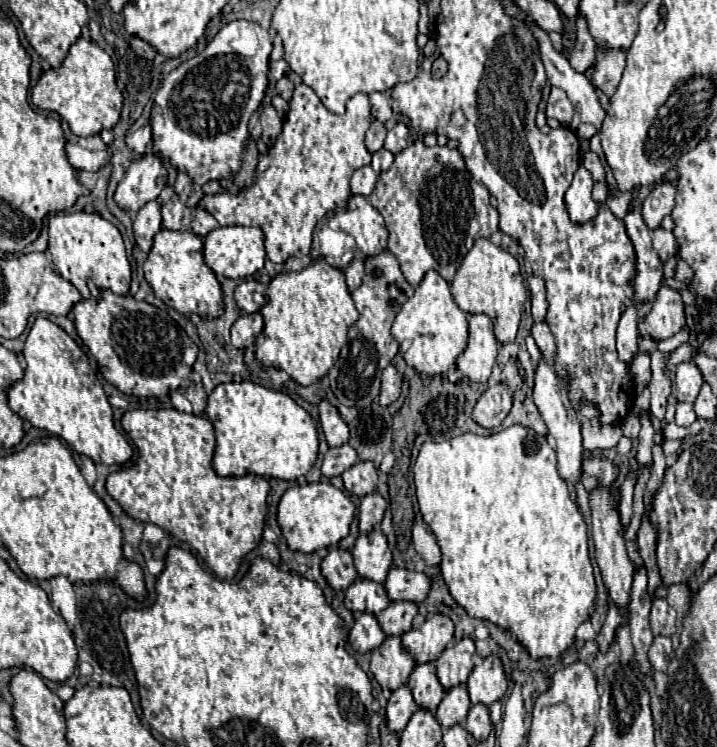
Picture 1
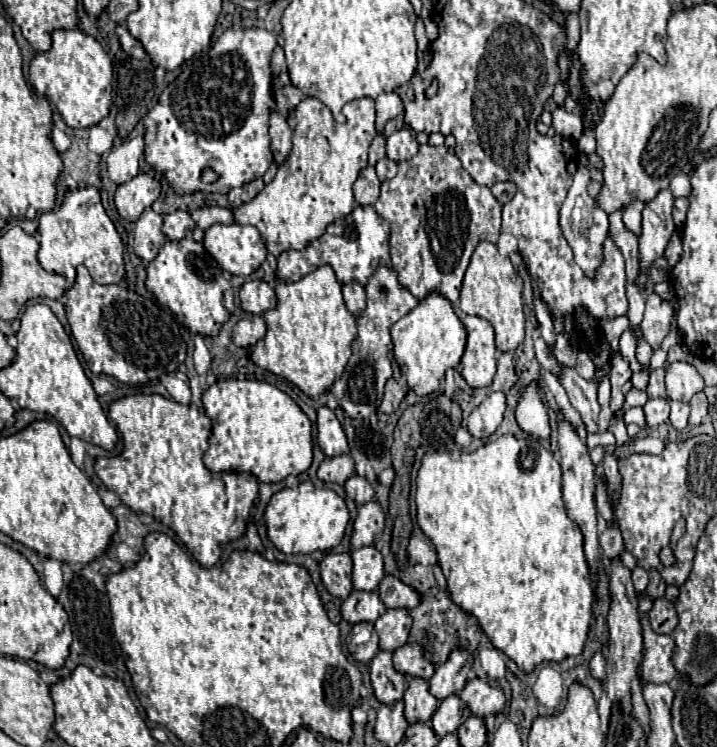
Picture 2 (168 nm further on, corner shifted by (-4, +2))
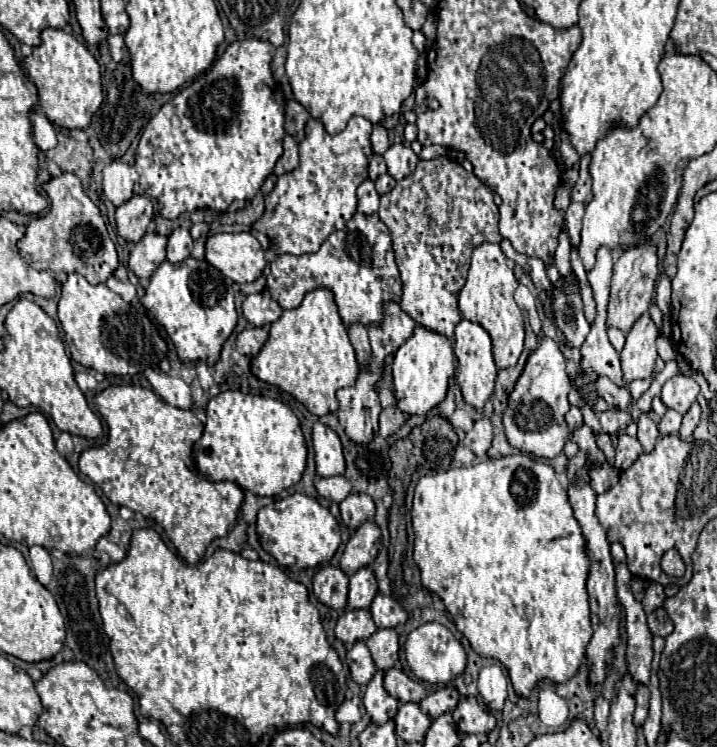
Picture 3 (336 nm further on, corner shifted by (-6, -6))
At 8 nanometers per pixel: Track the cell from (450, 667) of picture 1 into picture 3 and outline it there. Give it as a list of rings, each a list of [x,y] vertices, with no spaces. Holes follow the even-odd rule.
[[[439,687],[427,699],[423,699],[419,705],[429,717],[435,719],[447,711],[453,711],[455,705],[459,703],[459,697],[461,697],[461,693],[455,687]]]

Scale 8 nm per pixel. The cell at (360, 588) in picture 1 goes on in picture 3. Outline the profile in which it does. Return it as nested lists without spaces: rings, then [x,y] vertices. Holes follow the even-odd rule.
[[[367,609],[343,611],[343,615],[337,619],[337,627],[335,627],[337,639],[341,639],[347,645],[351,645],[355,641],[363,641],[375,631],[377,631],[377,625],[375,625],[375,621],[371,621],[371,613],[367,613]]]

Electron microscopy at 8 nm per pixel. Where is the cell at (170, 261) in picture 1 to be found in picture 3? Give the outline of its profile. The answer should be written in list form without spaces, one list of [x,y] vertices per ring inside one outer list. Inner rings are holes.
[[[187,257],[187,261],[181,261],[179,265],[163,261],[151,275],[151,283],[145,289],[141,303],[165,327],[185,363],[203,359],[213,365],[219,359],[221,345],[237,325],[231,281],[227,283],[225,277],[205,259]]]

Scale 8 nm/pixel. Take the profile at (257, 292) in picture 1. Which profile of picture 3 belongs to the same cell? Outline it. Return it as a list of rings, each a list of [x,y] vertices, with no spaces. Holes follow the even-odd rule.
[[[267,291],[247,295],[247,299],[243,301],[243,315],[255,327],[263,327],[263,325],[277,321],[281,313],[283,309]]]

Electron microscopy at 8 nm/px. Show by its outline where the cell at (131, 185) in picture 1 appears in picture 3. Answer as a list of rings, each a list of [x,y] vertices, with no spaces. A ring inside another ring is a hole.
[[[133,195],[131,201],[119,205],[115,213],[119,235],[135,243],[145,235],[151,219],[153,219],[153,203],[145,195]]]

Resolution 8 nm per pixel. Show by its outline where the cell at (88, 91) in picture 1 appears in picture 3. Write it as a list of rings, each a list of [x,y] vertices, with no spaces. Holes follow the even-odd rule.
[[[45,29],[43,43],[33,49],[25,59],[25,69],[39,91],[39,109],[53,125],[65,129],[85,129],[91,117],[103,103],[101,67],[95,61],[87,45],[79,43],[71,33],[63,29]]]

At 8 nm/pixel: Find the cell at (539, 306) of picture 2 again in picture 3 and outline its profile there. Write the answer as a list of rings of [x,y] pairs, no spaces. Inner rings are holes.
[[[543,337],[539,347],[529,355],[527,365],[509,395],[509,405],[503,415],[503,427],[509,443],[521,451],[529,451],[535,457],[557,457],[563,451],[567,441],[567,425],[565,413],[569,411],[567,393],[571,389],[567,371],[565,371],[565,357],[559,345],[551,337]]]

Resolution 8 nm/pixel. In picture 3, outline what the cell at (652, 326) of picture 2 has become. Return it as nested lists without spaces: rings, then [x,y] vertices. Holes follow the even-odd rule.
[[[649,313],[641,315],[627,333],[627,343],[621,351],[623,379],[627,383],[633,379],[647,379],[651,375],[659,357],[655,347],[657,337],[661,337],[661,329],[653,323]]]

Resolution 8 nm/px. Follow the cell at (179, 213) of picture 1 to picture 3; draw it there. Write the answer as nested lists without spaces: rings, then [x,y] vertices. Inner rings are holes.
[[[177,227],[171,235],[169,235],[169,243],[167,243],[167,259],[171,263],[179,263],[183,259],[187,259],[193,251],[193,237],[189,233],[189,229],[185,227]]]

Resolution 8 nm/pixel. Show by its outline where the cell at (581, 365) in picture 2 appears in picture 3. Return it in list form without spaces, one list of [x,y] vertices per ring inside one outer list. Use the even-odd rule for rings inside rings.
[[[641,413],[639,419],[637,419],[637,425],[639,425],[639,435],[637,435],[637,439],[641,441],[645,453],[649,453],[649,451],[655,447],[657,437],[659,437],[657,423],[655,423],[647,413]]]

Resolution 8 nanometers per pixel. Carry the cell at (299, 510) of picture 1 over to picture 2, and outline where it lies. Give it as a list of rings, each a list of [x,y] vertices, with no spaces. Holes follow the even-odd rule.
[[[299,483],[297,487],[285,487],[275,493],[265,507],[265,525],[267,537],[283,553],[313,553],[329,551],[341,543],[349,511],[345,501],[331,489],[315,487],[313,483]]]

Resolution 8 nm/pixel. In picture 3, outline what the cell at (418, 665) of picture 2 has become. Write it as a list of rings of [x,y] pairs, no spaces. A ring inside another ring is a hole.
[[[395,667],[385,673],[385,689],[389,695],[393,695],[401,703],[405,703],[405,701],[419,703],[427,697],[427,689],[423,687],[423,683],[417,683],[405,671],[395,669]]]

